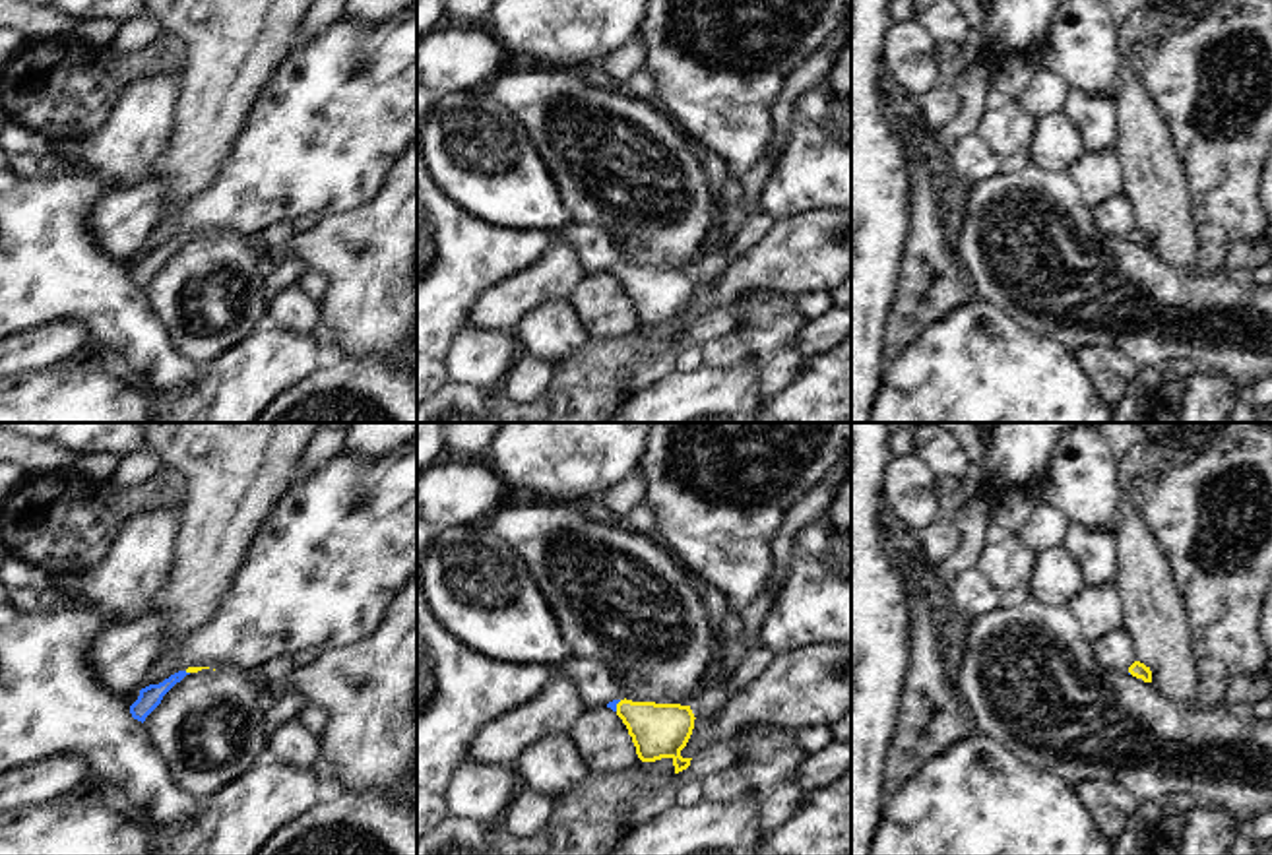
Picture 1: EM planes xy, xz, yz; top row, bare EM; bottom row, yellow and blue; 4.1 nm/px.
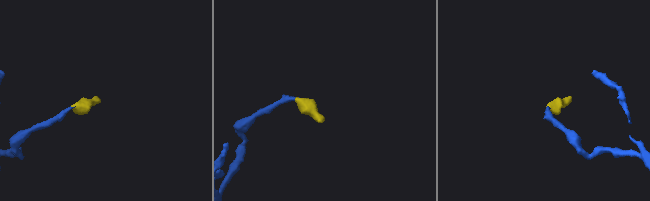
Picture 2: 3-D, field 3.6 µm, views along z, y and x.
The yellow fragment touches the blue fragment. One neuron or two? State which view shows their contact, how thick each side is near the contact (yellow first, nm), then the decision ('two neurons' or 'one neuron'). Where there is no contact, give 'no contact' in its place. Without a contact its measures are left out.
xz | 220/30 nm | one neuron

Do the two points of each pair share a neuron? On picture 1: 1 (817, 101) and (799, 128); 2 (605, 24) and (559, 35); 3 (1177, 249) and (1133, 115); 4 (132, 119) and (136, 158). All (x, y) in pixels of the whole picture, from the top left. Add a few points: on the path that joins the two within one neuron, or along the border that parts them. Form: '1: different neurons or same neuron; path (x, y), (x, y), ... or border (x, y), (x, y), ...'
1: different neurons; border (795, 111), (815, 125)
2: same neuron; path (594, 24), (571, 24)
3: same neuron; path (1168, 216), (1146, 148)
4: same neuron; path (132, 128), (132, 148)

